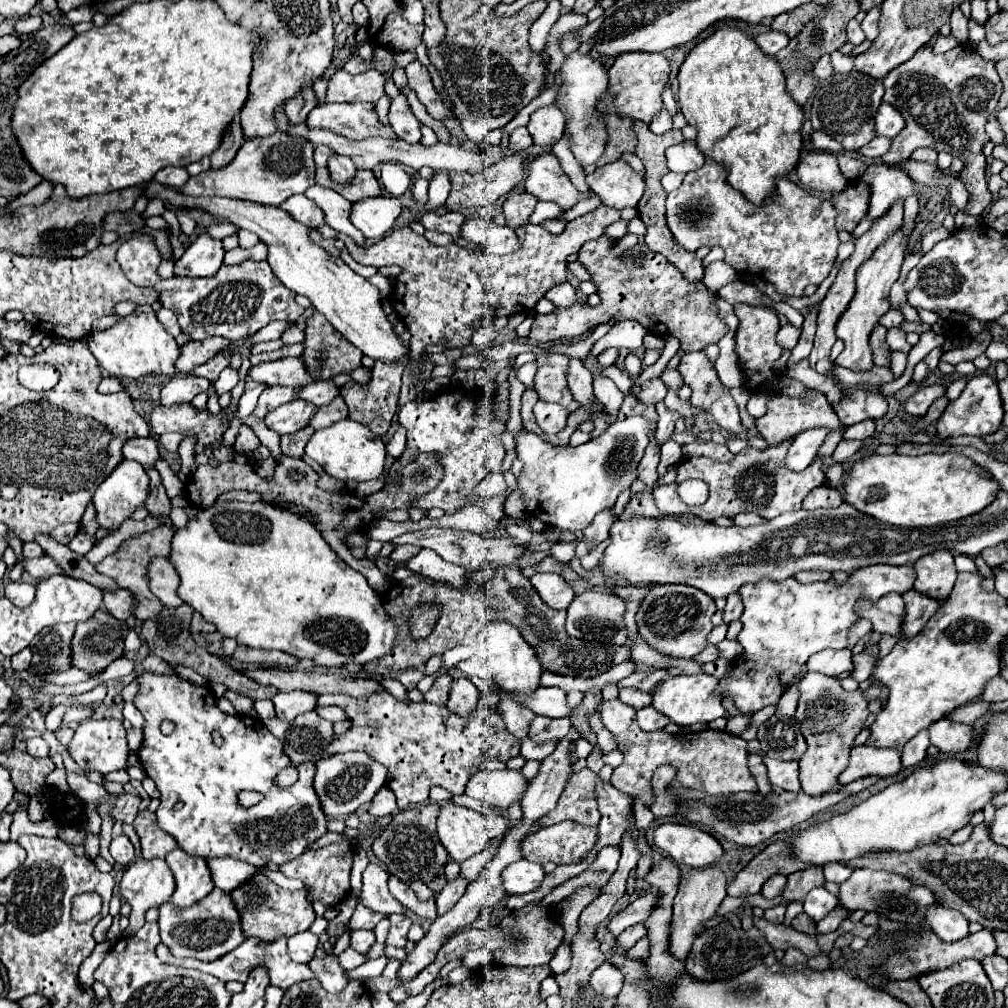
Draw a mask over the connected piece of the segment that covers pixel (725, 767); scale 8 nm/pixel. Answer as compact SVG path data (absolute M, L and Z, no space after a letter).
M619 699L601 705L603 725L613 733L617 749L623 753L623 763L613 769L611 783L631 797L639 797L647 807L653 805L651 777L657 767L671 765L677 769L671 789L687 793L689 789L703 791L707 795L725 795L739 791L757 791L757 783L747 767L747 741L725 731L705 729L699 733L667 733L667 731L643 731L635 721L635 709L621 703Z

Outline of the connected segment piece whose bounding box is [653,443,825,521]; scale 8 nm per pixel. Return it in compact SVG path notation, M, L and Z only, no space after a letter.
M777 443L777 447L767 447L763 451L757 451L753 447L745 447L741 453L737 453L731 461L721 463L713 461L709 457L681 457L677 463L677 481L685 479L703 479L709 485L709 499L705 505L691 507L685 505L675 485L661 485L653 491L653 501L661 513L667 515L679 515L679 513L693 513L705 521L711 521L715 517L733 517L743 511L757 511L757 515L765 519L773 519L785 511L797 511L803 505L803 499L819 485L825 483L825 471L821 459L813 461L811 467L807 467L801 473L789 471L785 467L785 455L787 455L789 443Z

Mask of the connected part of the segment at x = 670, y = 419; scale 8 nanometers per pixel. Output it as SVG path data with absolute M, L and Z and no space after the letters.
M657 403L657 413L659 413L659 423L657 423L657 441L665 443L669 441L671 433L675 431L675 421L681 417L681 413L677 411L669 411L665 407L665 403Z

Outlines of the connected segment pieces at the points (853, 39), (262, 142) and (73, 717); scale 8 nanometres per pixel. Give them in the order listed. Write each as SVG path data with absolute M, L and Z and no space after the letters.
M851 19L847 23L847 41L851 45L859 45L859 43L865 41L865 35L863 35L863 31L861 31L861 27L859 27L859 23L855 19Z
M277 131L275 135L245 139L233 163L191 177L179 193L185 197L229 197L277 207L291 195L305 193L311 185L315 185L313 145L303 137L291 137Z
M83 707L83 709L69 709L63 717L63 725L69 725L69 723L79 723L87 717L93 717L93 709L91 707Z

